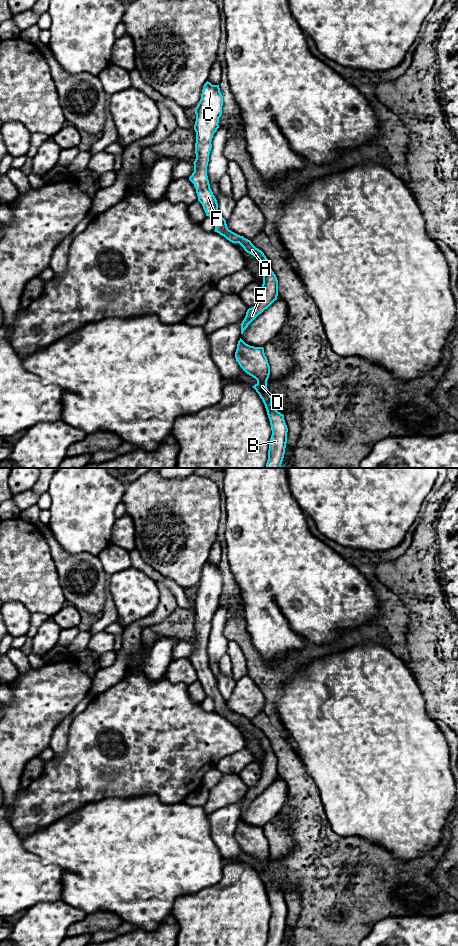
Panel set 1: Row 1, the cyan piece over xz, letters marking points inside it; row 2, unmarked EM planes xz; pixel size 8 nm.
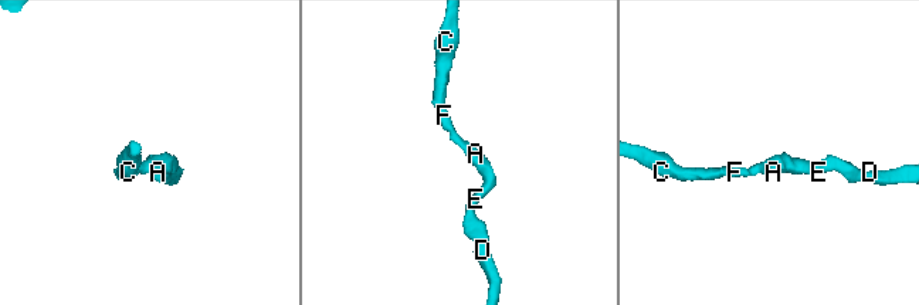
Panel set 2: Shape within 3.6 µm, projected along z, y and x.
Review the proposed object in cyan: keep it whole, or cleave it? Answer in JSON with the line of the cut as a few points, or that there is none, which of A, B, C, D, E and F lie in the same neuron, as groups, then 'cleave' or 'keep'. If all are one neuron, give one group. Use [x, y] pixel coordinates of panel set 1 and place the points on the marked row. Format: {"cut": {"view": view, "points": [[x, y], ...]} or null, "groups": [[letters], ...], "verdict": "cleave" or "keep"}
{"cut": null, "groups": [["A", "B", "C", "D", "E", "F"]], "verdict": "keep"}

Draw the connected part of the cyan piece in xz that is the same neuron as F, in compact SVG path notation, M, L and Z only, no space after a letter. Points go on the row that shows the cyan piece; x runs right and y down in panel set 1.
M206 82L202 89L201 99L195 108L196 132L194 172L189 180L194 184L198 201L202 204L206 216L212 217L215 222L215 232L224 236L232 243L239 243L244 250L259 259L259 264L264 270L262 294L257 304L249 308L241 323L241 334L248 325L265 309L267 309L278 296L278 280L271 269L271 264L264 253L256 248L250 240L228 229L226 220L218 210L218 203L210 188L207 166L212 148L212 138L219 128L219 118L222 115L223 97L219 85Z

